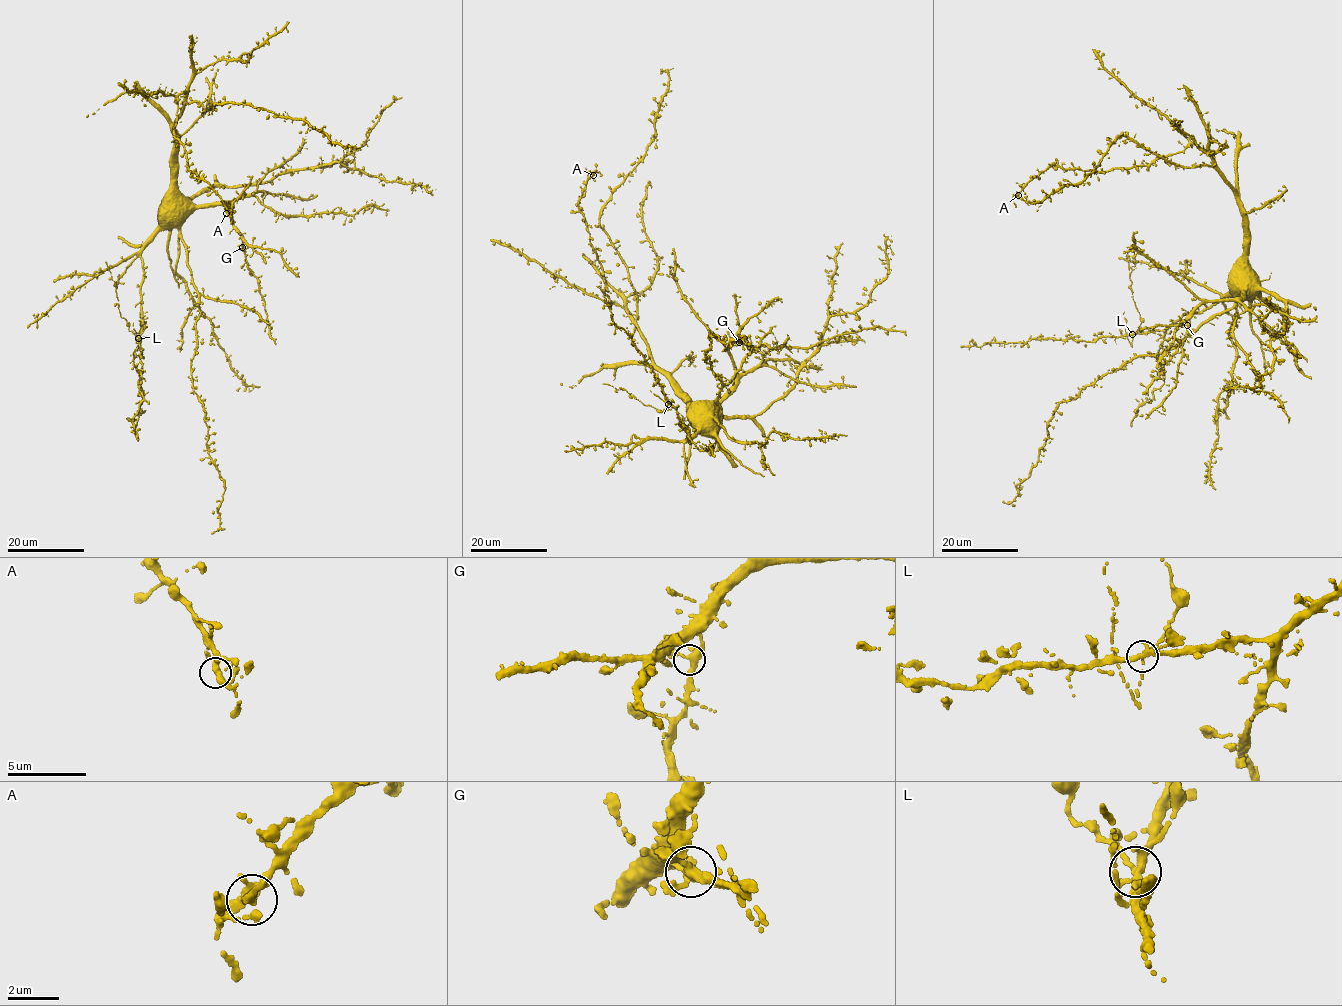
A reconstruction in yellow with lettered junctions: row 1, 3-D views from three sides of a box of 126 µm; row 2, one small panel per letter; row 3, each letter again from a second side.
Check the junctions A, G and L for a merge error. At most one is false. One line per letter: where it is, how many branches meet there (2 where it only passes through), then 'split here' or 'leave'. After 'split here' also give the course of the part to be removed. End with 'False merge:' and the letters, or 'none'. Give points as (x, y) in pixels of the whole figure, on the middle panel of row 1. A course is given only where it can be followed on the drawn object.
A: at (593, 175); 4 branches meet; leave
G: at (739, 342); 4 branches meet; leave
L: at (668, 404); 4 branches meet; leave
False merge: none

